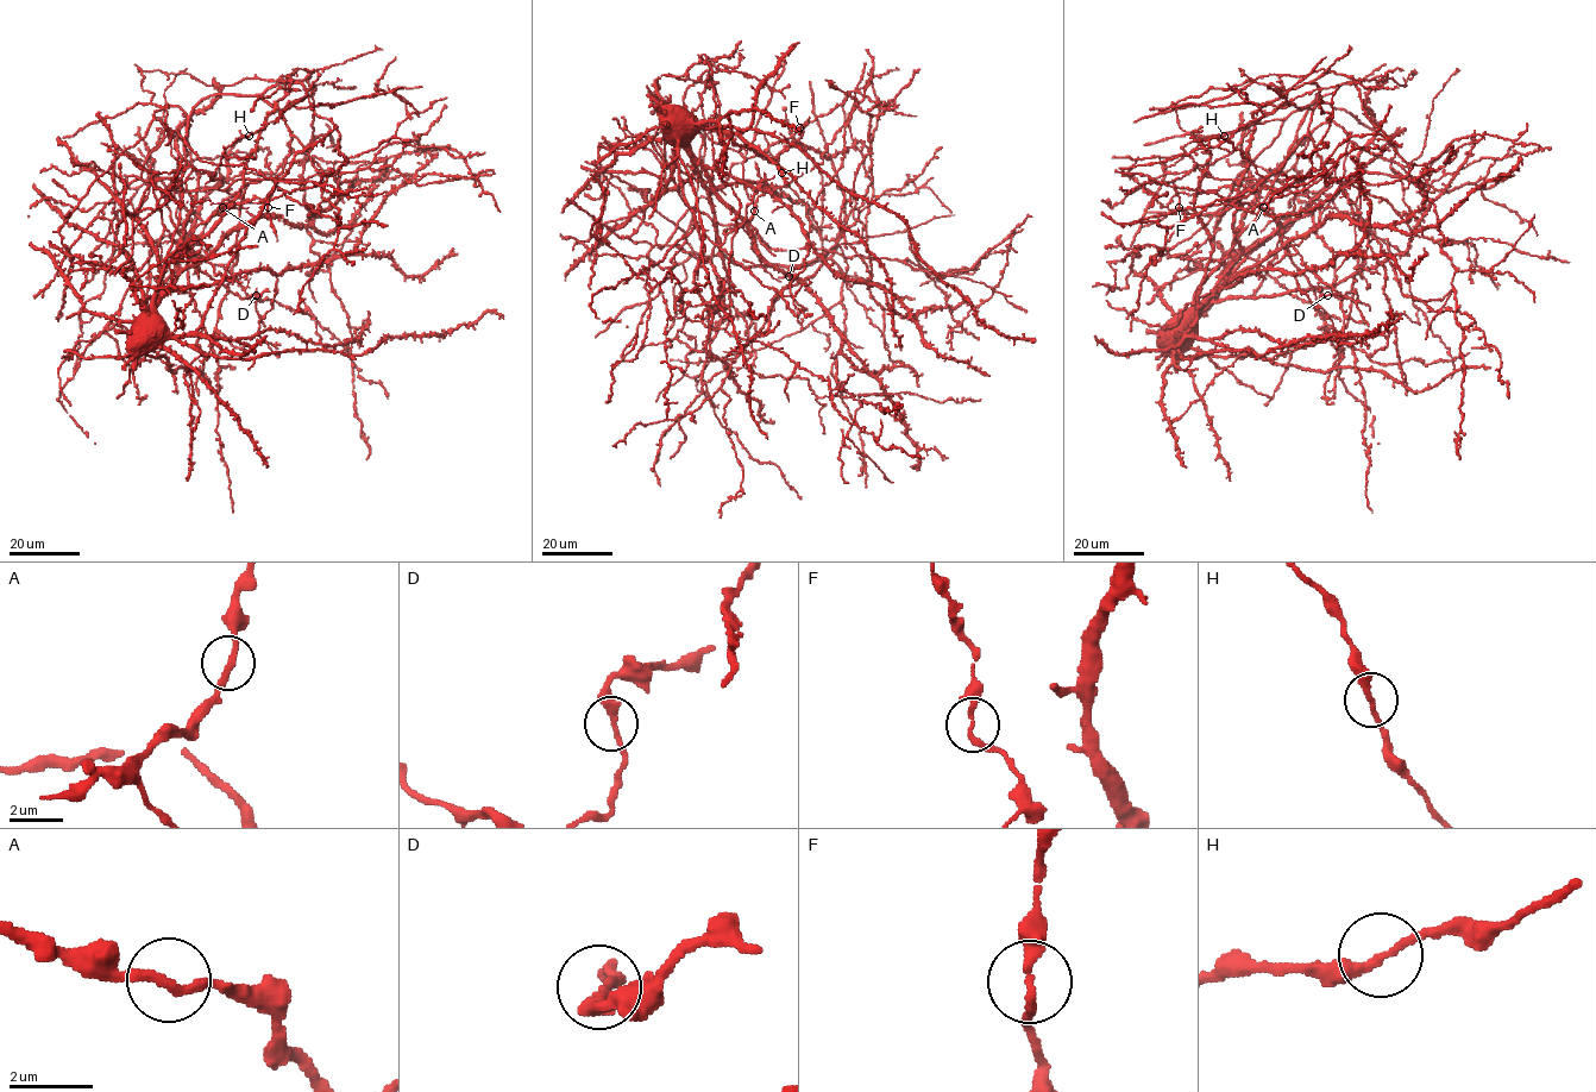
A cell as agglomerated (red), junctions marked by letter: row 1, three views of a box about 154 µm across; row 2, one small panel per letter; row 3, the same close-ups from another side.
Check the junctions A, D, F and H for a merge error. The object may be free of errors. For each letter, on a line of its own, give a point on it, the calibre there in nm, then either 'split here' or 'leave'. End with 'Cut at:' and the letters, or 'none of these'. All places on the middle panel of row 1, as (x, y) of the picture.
A: (754, 211) | 240 nm | leave
D: (789, 276) | 240 nm | leave
F: (799, 127) | 200 nm | leave
H: (781, 173) | 220 nm | leave
Cut at: none of these

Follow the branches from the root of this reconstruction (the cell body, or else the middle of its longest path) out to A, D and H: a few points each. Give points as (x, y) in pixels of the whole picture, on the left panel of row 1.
A: (149, 311), (159, 294), (159, 275), (167, 264), (199, 240), (234, 205), (226, 202), (221, 207)
D: (149, 311), (174, 289), (206, 287), (224, 278), (208, 262), (187, 253), (231, 292), (243, 299), (257, 295)
H: (149, 311), (167, 264), (203, 237), (239, 192), (246, 157), (266, 124), (250, 136)

